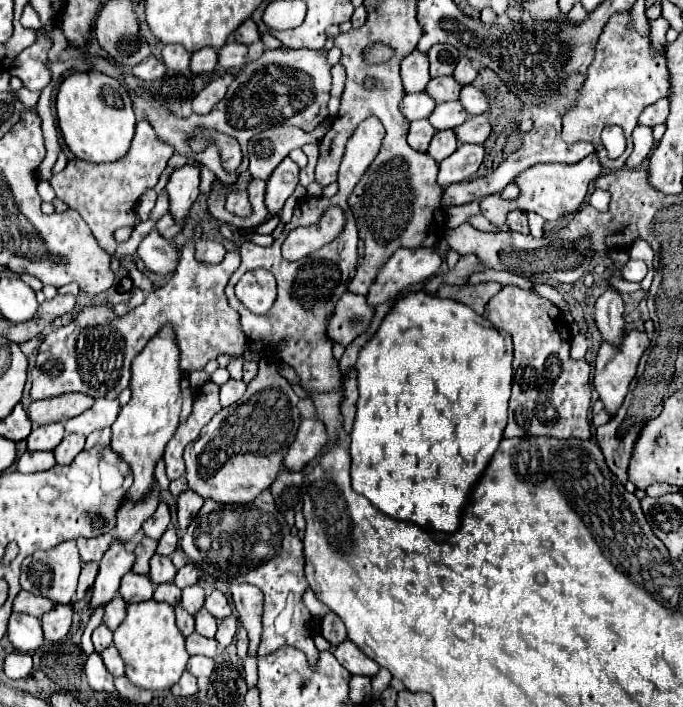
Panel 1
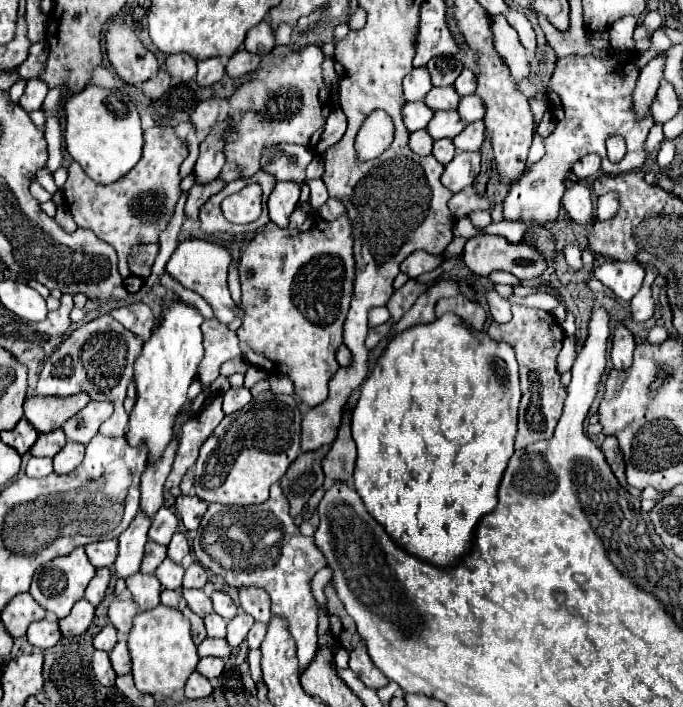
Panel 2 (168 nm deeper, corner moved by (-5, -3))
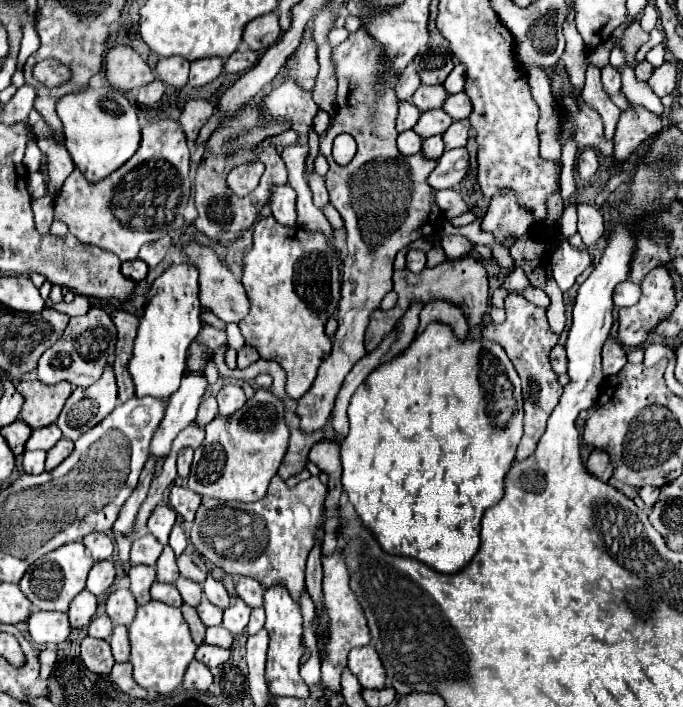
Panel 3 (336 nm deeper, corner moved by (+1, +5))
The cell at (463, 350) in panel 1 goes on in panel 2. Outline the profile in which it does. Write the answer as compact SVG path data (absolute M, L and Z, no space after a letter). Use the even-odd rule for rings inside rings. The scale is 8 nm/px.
M446 314L432 324L418 324L414 328L408 328L402 332L402 336L396 336L386 352L378 358L376 368L372 374L364 380L358 404L352 412L352 438L358 446L358 458L356 458L356 470L354 470L354 488L360 494L368 514L378 520L386 534L408 554L438 566L438 568L450 568L456 566L462 556L466 556L474 546L474 532L482 516L492 512L498 504L498 486L502 480L502 474L508 466L508 460L514 454L514 438L518 432L518 404L520 404L520 384L518 384L518 362L514 350L505 342L496 342L490 337L484 337L479 341L476 332L468 328L458 316Z

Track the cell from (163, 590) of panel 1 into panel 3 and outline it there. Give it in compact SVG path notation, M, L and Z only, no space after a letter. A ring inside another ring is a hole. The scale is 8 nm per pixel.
M154 582L154 584L152 584L150 594L152 594L152 598L154 598L154 600L160 600L160 602L170 604L170 606L180 606L180 604L182 604L182 596L180 596L180 592L176 590L176 586L174 586L174 584Z

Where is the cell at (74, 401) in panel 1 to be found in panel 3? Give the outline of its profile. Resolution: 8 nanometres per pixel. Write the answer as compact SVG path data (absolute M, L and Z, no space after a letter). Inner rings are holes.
M34 380L34 382L20 382L16 388L24 396L20 418L26 424L30 424L32 430L52 424L58 418L60 410L64 408L68 396L72 394L72 384L68 382L46 386Z

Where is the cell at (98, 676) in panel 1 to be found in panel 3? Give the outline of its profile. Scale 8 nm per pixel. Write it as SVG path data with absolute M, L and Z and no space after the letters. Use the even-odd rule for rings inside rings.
M86 636L82 640L80 656L82 656L86 668L94 674L108 674L114 666L114 658L112 658L108 640L98 640L98 638Z

